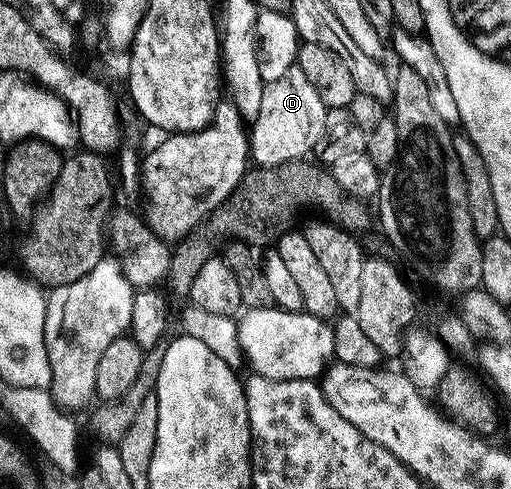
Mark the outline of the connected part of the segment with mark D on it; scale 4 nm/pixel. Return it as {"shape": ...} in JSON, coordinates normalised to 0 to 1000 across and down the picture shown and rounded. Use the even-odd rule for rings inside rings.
{"shape":[[[569,139],[554,162],[524,168],[515,186],[515,211],[507,211],[505,235],[493,241],[485,274],[493,335],[509,342],[603,323],[611,315],[605,311],[626,299],[628,278],[636,274],[638,229],[632,202],[624,202],[589,141]]]}

